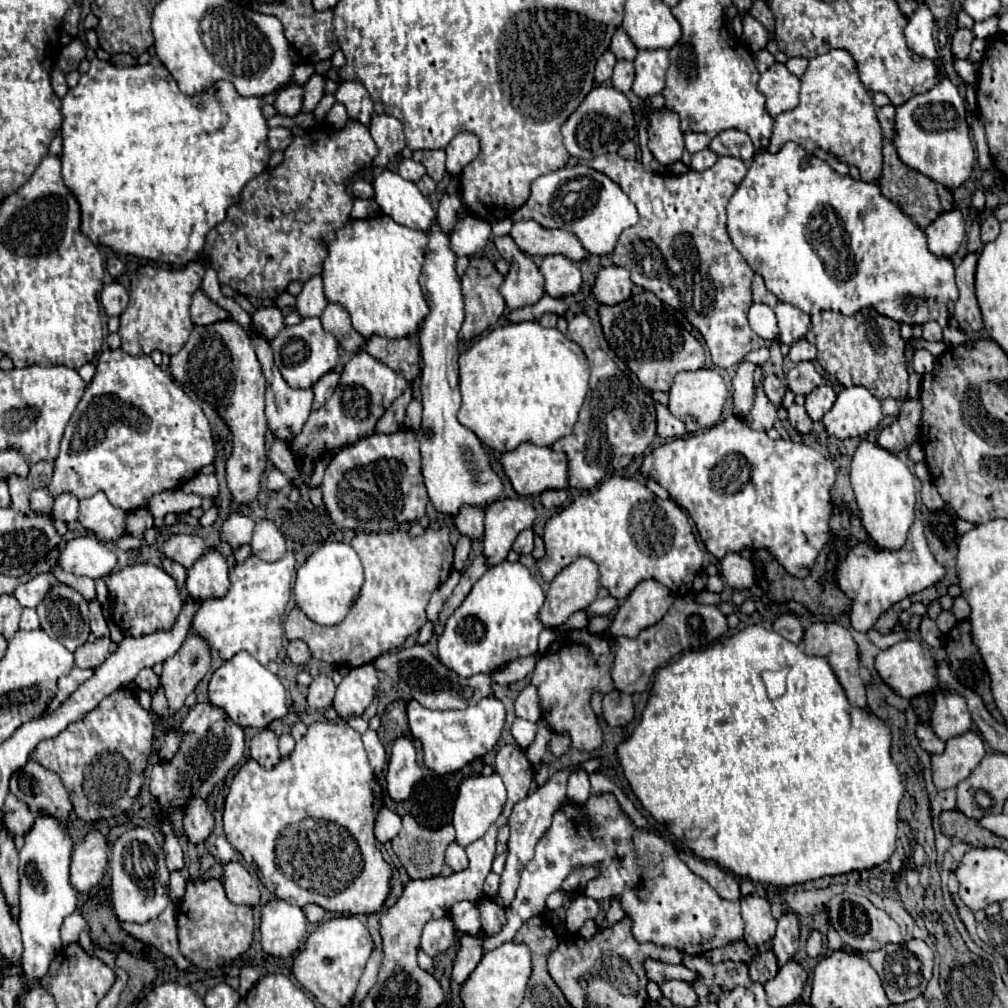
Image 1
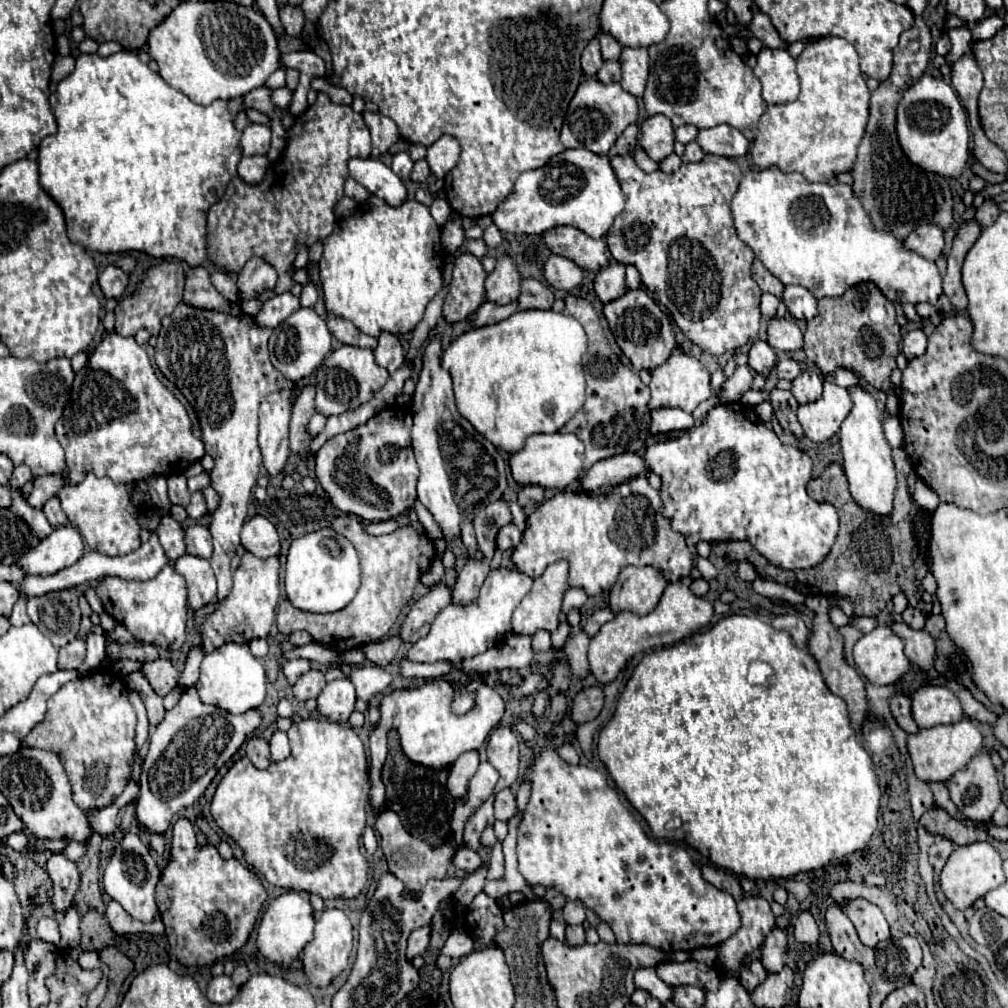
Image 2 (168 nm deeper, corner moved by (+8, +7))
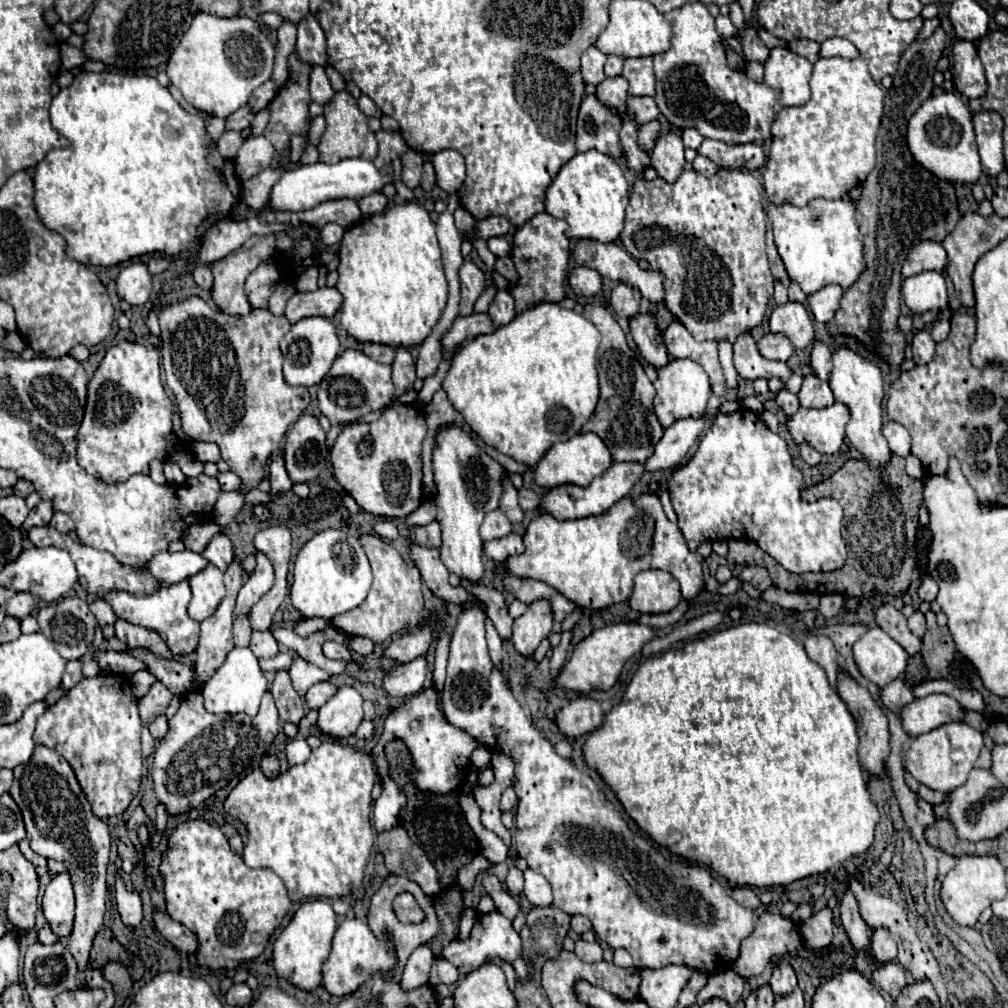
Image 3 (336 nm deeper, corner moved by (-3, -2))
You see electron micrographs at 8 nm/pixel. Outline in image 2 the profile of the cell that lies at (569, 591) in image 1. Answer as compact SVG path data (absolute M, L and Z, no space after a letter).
M557 561L533 581L533 589L513 613L513 633L533 635L539 629L553 633L559 627L563 595L569 589L569 563Z

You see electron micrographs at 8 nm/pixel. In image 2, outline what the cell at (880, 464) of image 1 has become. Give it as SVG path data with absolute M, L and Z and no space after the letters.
M851 389L853 409L841 425L841 451L843 451L843 471L849 481L849 491L855 503L873 515L891 515L893 497L897 489L897 471L891 457L891 447L883 435L881 415L875 407L875 399L863 389Z

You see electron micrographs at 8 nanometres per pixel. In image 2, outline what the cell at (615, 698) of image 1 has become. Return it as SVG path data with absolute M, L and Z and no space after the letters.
M587 687L583 689L575 701L573 701L573 711L571 717L575 723L585 723L585 721L593 721L605 703L605 693L601 687Z

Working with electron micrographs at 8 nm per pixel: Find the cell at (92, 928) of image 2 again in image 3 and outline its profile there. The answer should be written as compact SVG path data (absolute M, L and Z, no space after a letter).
M102 928L96 938L94 938L94 946L90 952L90 966L96 970L102 970L108 962L120 962L122 966L126 966L134 978L138 978L138 972L142 972L142 964L138 958L134 958L132 954L128 954L118 940L114 938L112 930Z

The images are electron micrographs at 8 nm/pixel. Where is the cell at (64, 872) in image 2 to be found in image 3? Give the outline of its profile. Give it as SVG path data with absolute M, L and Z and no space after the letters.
M68 872L56 874L52 882L46 886L42 898L42 910L46 922L50 924L52 932L58 938L70 936L74 920L74 890Z

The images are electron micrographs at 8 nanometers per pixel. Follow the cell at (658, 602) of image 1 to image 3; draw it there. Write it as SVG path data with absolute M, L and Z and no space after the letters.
M646 570L634 580L630 608L642 614L662 614L674 610L680 600L680 584L670 572Z

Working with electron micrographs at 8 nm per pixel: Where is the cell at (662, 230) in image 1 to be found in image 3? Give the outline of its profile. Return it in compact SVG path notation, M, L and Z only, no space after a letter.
M720 168L714 176L706 178L694 170L690 172L682 172L680 178L674 182L674 184L668 184L664 182L662 178L656 178L652 182L646 182L646 180L638 180L634 184L634 190L630 194L630 204L626 208L626 220L624 220L624 230L620 234L620 240L624 244L624 248L630 252L630 256L634 256L636 260L648 260L650 268L652 270L660 270L664 272L666 276L666 306L668 310L692 332L692 336L696 340L714 340L714 342L720 342L722 338L728 338L730 342L734 342L738 338L740 332L744 330L752 330L756 326L760 326L762 318L766 316L768 312L768 304L770 304L770 296L772 296L772 284L774 284L774 278L772 278L772 272L768 268L768 258L766 258L766 252L764 252L764 236L766 236L766 212L764 212L764 206L766 206L766 196L764 196L764 186L760 182L760 178L756 178L754 174L746 172L746 170L724 170Z

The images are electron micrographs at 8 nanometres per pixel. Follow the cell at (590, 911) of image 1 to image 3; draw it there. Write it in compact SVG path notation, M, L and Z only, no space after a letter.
M576 914L576 916L572 916L572 930L574 930L576 934L582 934L582 932L592 930L592 924L590 924L590 920L588 920L586 916Z

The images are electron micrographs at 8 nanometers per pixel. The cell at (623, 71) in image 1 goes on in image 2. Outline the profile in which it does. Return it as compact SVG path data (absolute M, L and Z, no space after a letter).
M605 61L603 67L597 73L597 79L601 83L613 83L621 79L621 65L617 61Z

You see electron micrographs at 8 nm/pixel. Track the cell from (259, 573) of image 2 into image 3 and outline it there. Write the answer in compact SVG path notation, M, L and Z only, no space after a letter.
M256 552L256 560L258 560L258 564L256 564L254 574L250 574L248 582L238 592L236 610L234 610L236 616L238 614L248 614L250 608L260 600L260 596L266 594L274 584L274 566L272 566L272 562L262 552Z

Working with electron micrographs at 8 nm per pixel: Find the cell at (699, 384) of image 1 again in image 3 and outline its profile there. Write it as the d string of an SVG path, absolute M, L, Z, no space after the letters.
M672 358L664 368L658 370L658 378L654 380L656 398L654 398L654 412L662 424L662 428L668 428L674 420L680 418L700 418L706 410L708 398L710 398L710 382L708 374L700 364L696 364L690 358Z

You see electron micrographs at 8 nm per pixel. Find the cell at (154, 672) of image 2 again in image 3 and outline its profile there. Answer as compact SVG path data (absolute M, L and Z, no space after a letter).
M162 682L152 684L152 688L148 690L148 694L138 700L138 712L140 712L142 726L150 724L160 714L164 714L166 708L168 708L168 704L170 704L170 700L172 700L172 694L170 694L170 690Z

